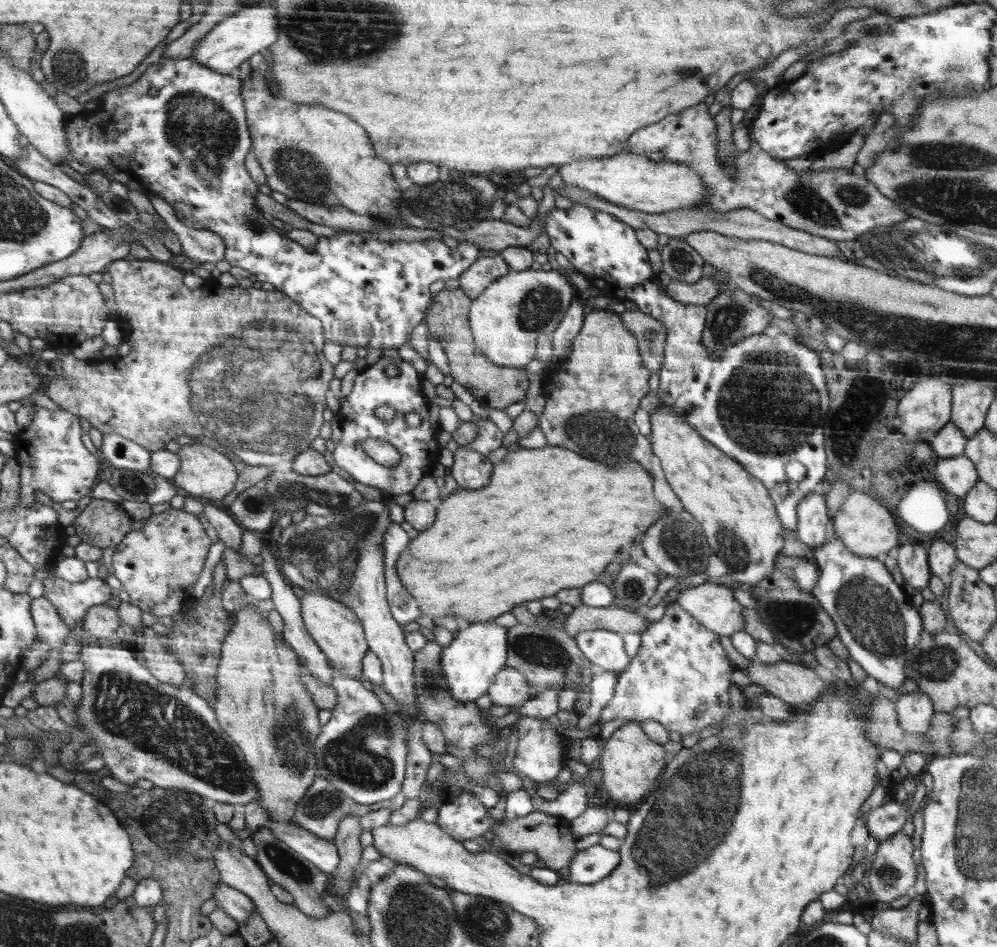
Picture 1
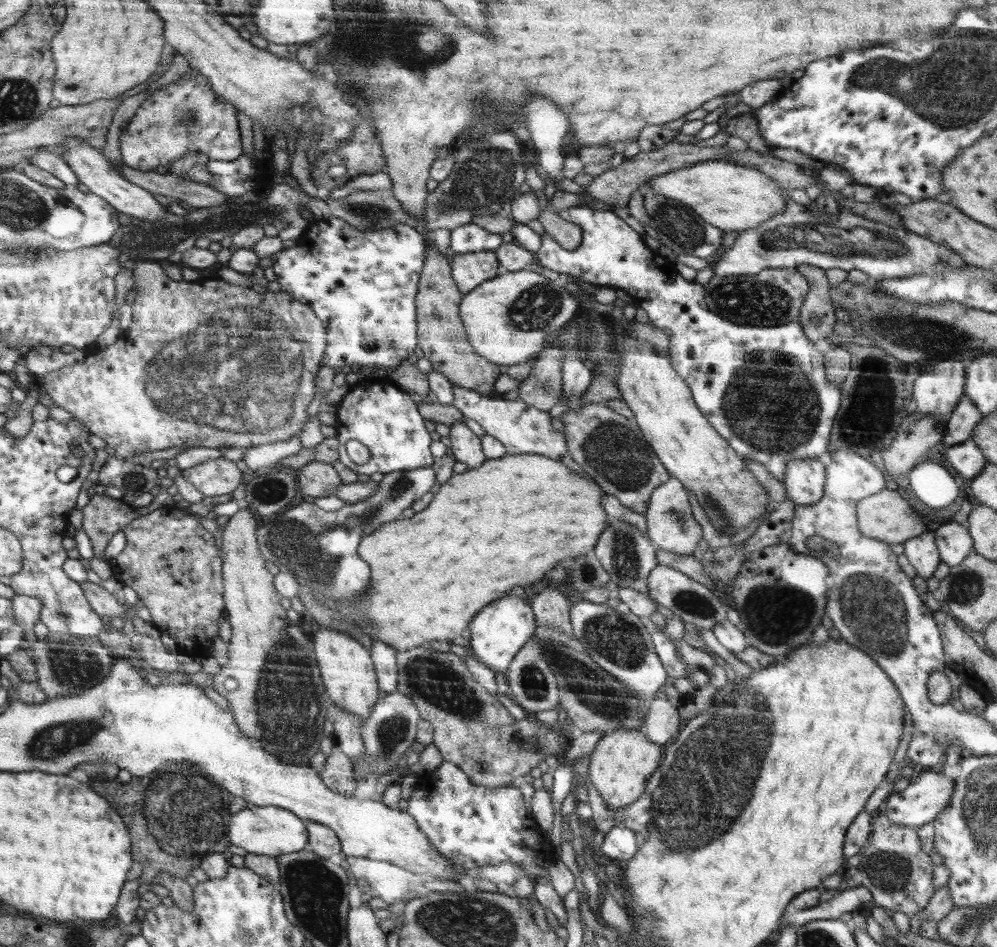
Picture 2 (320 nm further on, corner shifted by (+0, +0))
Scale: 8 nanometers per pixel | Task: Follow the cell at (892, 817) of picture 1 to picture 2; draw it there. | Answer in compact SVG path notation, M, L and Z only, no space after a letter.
M926 770L920 776L912 779L911 783L899 793L891 793L884 800L881 811L890 818L892 823L898 823L907 827L921 827L923 824L932 823L942 812L942 809L950 804L954 790L954 781L946 777L943 771Z

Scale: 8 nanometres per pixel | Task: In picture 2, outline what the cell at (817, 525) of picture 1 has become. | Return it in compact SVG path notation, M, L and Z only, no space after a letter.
M818 459L794 460L787 466L783 483L787 498L796 505L816 504L824 494L825 466Z

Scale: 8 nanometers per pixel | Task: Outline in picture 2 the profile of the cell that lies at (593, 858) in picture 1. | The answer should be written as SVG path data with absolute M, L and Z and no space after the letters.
M623 824L612 827L604 837L604 841L597 846L597 855L602 860L627 862L639 849L635 832Z

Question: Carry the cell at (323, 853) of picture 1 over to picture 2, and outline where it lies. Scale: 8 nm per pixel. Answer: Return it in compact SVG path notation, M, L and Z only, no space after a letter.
M247 806L230 819L229 837L233 844L244 848L248 853L278 857L300 849L308 842L308 833L303 819L279 806Z

